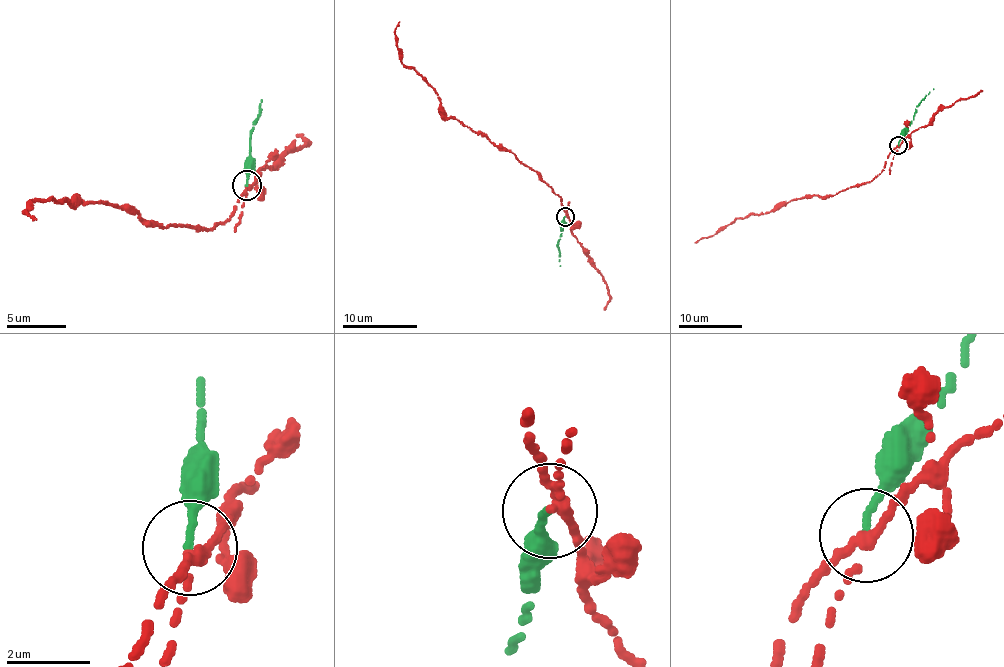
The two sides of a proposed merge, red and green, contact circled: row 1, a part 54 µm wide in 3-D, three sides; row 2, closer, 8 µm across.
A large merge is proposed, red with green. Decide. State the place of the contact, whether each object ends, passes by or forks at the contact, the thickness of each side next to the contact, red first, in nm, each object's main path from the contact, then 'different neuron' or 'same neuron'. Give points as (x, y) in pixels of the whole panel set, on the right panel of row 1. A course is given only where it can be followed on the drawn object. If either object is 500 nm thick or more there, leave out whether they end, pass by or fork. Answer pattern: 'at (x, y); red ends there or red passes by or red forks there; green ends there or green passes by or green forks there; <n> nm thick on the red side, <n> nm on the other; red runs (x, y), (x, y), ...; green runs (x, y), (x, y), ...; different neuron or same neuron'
at (898, 145); red forks there; green ends there; 180 nm thick on the red side, 160 nm on the other; red runs (898, 145), (890, 151), (881, 173), (871, 181), (827, 197), (806, 196), (758, 215), (749, 214), (694, 242); green runs (898, 145), (900, 134), (913, 120), (916, 105), (934, 89); different neuron

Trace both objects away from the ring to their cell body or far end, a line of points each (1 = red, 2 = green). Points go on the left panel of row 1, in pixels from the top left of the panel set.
1: (248, 184), (210, 229), (144, 223), (127, 208), (63, 199), (31, 200), (23, 213), (37, 220)
2: (248, 184), (255, 121), (262, 101)

